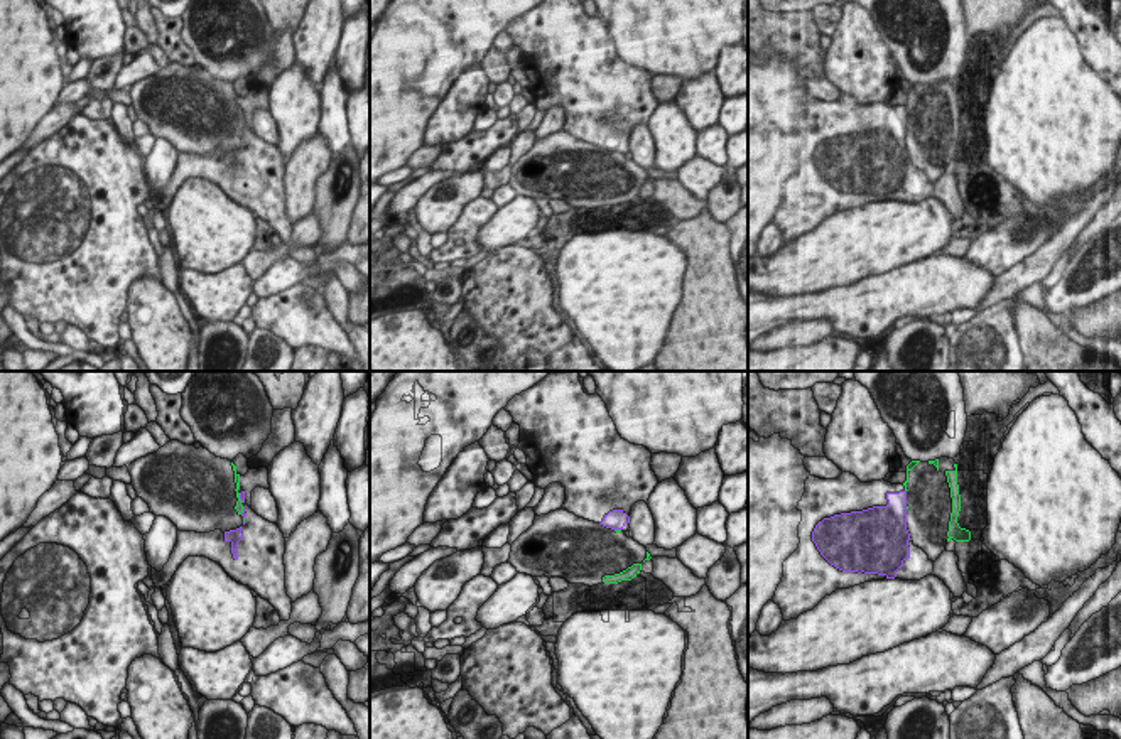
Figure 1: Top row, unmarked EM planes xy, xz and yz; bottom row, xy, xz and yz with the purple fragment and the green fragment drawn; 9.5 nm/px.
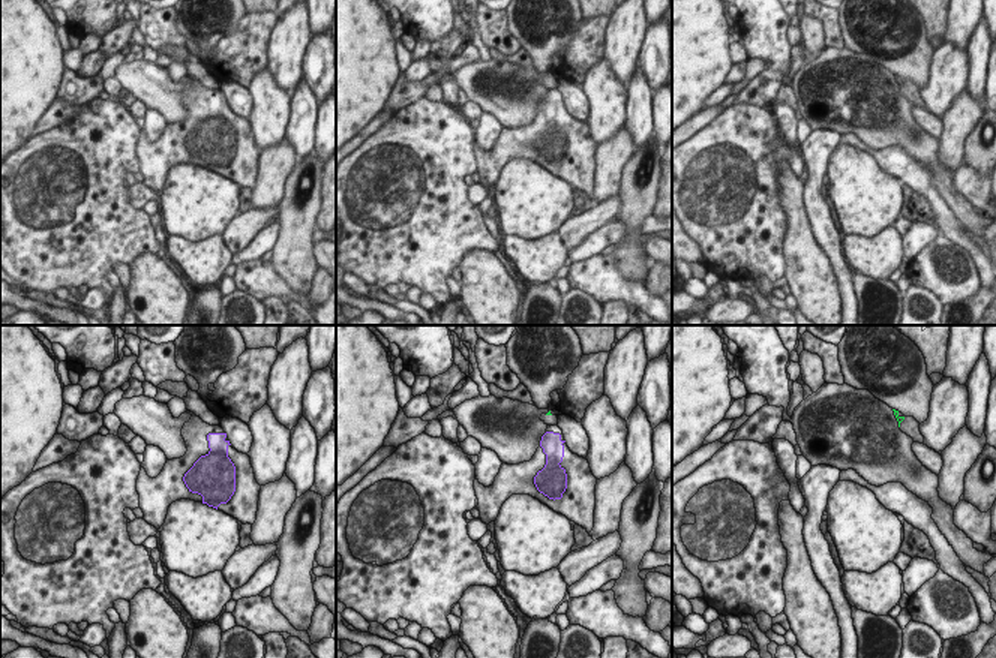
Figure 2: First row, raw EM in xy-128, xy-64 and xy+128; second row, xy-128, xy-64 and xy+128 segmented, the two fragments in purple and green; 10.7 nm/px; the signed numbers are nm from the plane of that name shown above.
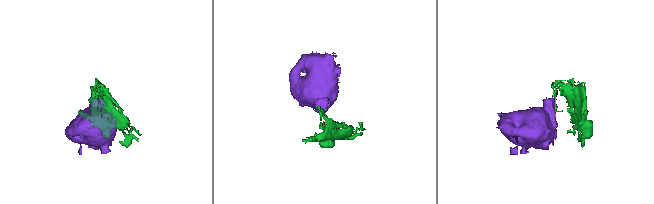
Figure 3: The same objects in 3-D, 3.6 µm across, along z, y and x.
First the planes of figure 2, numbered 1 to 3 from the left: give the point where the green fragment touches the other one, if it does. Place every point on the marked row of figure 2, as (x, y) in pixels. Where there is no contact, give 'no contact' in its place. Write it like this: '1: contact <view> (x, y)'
1: no contact
2: no contact
3: no contact

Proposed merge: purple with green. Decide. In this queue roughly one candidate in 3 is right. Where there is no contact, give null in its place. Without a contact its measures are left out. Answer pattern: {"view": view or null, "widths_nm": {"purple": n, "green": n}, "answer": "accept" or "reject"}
{"view": "xy", "widths_nm": {"purple": 60, "green": 70}, "answer": "reject"}

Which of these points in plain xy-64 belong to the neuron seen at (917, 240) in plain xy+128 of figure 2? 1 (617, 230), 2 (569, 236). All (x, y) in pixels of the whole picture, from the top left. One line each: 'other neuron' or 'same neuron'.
1: same neuron
2: other neuron

